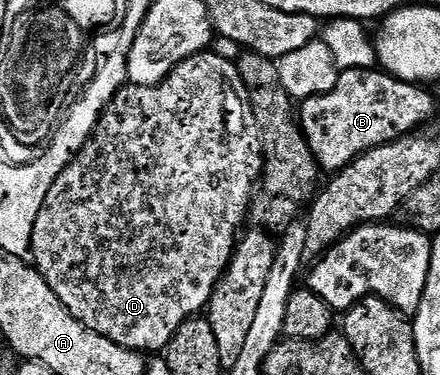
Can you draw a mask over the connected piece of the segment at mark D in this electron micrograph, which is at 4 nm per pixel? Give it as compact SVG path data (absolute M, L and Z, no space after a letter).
M209 50L198 52L177 64L156 86L127 83L112 97L98 119L90 140L78 151L74 161L54 179L52 190L48 190L48 198L44 198L44 206L40 206L40 214L36 214L30 247L32 263L44 282L52 286L56 298L60 298L66 309L88 330L133 352L161 353L168 342L172 342L172 334L176 334L186 320L199 315L209 305L220 278L230 264L234 245L238 243L244 228L242 223L247 223L250 202L254 199L256 185L261 178L262 139L252 114L250 94L240 78L237 63L224 61Z

